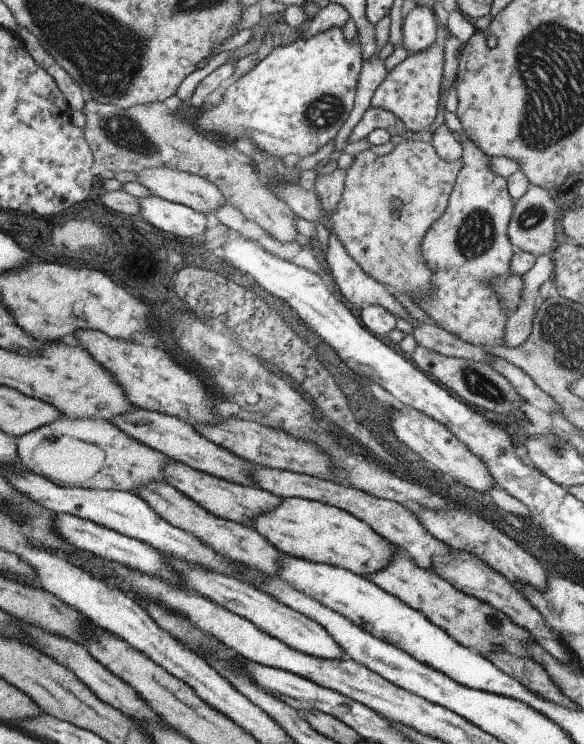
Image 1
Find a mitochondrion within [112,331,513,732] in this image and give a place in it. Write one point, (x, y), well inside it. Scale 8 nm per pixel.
(477, 383)

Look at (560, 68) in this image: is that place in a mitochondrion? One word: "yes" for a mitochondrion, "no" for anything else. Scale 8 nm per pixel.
yes

